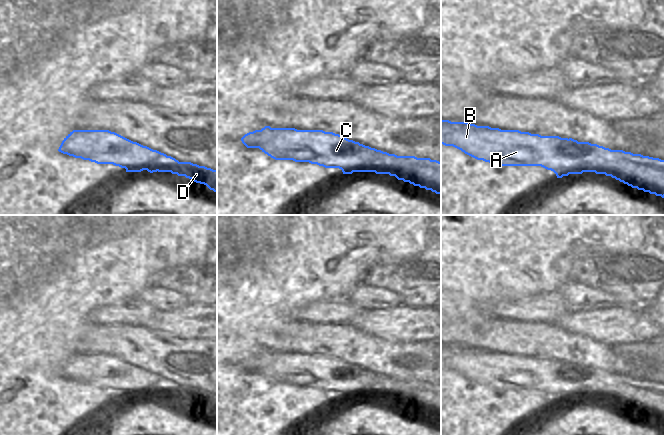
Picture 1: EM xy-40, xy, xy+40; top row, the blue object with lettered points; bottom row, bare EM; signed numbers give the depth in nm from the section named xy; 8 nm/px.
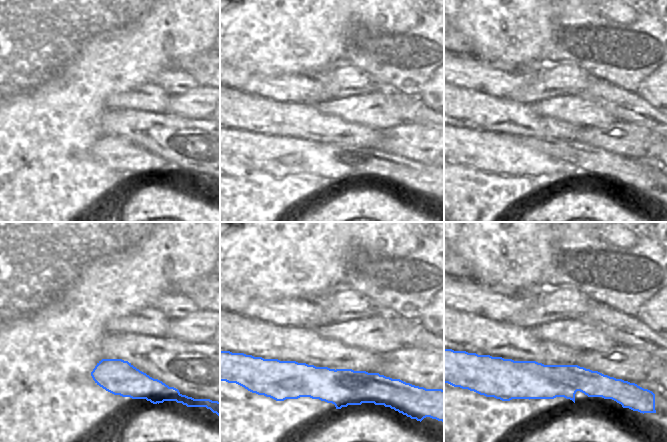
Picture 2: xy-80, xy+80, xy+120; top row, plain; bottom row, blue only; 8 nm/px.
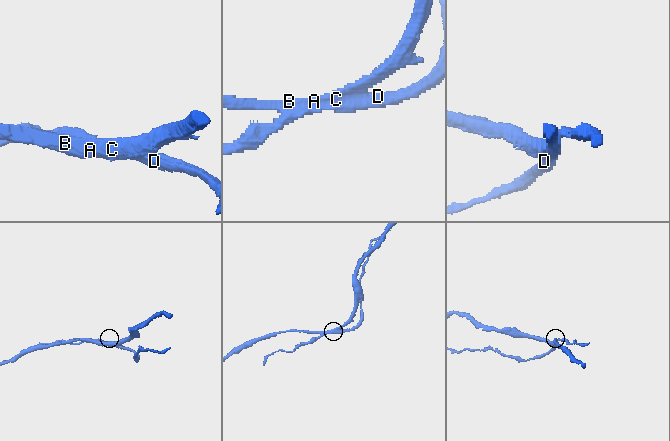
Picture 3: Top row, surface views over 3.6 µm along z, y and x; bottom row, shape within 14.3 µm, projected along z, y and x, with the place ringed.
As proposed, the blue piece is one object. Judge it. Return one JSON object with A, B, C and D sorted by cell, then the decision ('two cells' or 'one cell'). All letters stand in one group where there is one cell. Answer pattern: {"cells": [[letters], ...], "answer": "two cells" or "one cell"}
{"cells": [["A", "B", "C"], ["D"]], "answer": "two cells"}

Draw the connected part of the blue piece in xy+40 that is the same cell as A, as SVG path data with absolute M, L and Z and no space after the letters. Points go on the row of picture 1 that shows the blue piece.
M441 120L441 144L453 146L465 154L497 166L541 166L553 171L557 178L569 174L582 174L582 161L565 154L564 150L572 150L577 140L559 136L541 136L519 130L501 130L489 126L477 126L467 122L451 122Z

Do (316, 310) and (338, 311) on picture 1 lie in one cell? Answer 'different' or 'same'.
same

